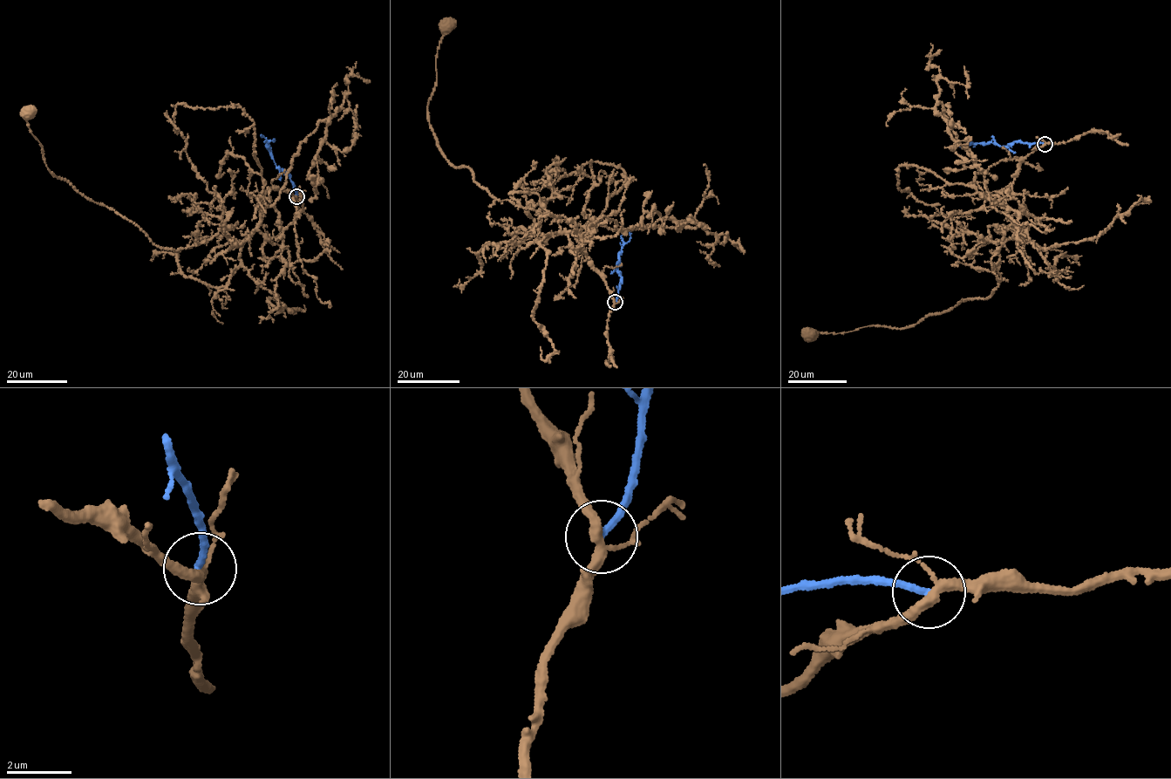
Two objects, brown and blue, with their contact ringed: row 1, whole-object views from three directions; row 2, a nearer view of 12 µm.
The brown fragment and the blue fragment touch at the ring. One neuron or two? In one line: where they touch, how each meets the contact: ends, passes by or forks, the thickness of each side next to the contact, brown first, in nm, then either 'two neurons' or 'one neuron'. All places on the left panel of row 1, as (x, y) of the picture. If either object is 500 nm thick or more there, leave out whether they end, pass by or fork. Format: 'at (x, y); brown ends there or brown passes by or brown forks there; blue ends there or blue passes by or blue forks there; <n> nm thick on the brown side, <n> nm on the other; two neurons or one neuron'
at (296, 196); brown forks there; blue ends there; 240 nm thick on the brown side, 200 nm on the other; two neurons

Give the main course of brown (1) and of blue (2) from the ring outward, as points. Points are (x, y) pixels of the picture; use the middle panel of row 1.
1: (615, 302), (576, 233), (544, 235), (540, 215), (499, 201), (442, 153), (427, 104), (446, 26)
2: (615, 302), (621, 275), (616, 268), (619, 252), (623, 243), (629, 241), (632, 228)

